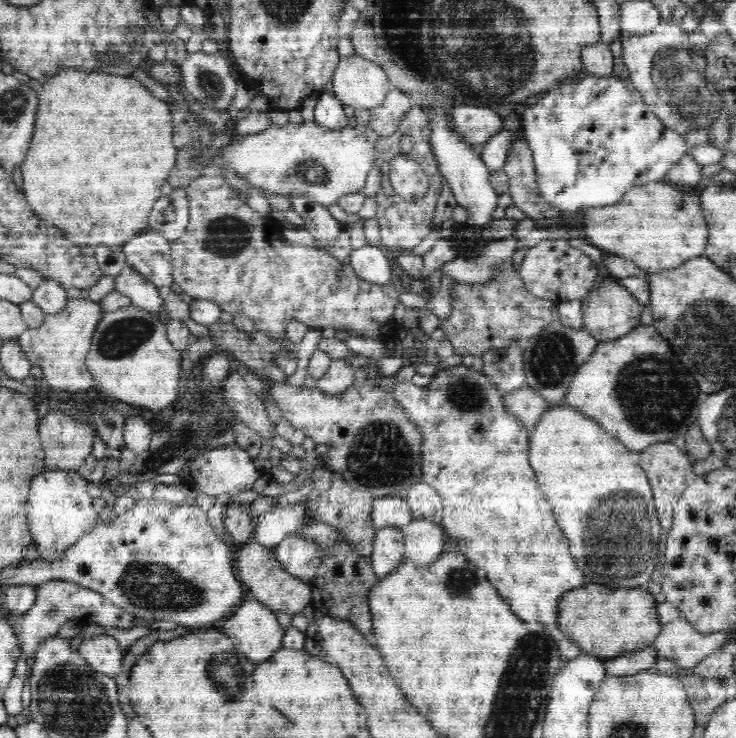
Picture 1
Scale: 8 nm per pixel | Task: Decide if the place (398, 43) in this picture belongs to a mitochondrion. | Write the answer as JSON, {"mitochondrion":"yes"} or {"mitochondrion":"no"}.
{"mitochondrion":"yes"}

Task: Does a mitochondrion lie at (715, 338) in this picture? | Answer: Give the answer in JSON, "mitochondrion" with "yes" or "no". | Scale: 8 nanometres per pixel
{"mitochondrion":"yes"}

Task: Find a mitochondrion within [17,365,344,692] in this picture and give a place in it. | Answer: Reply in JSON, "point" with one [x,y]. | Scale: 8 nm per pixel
{"point":[147,586]}

